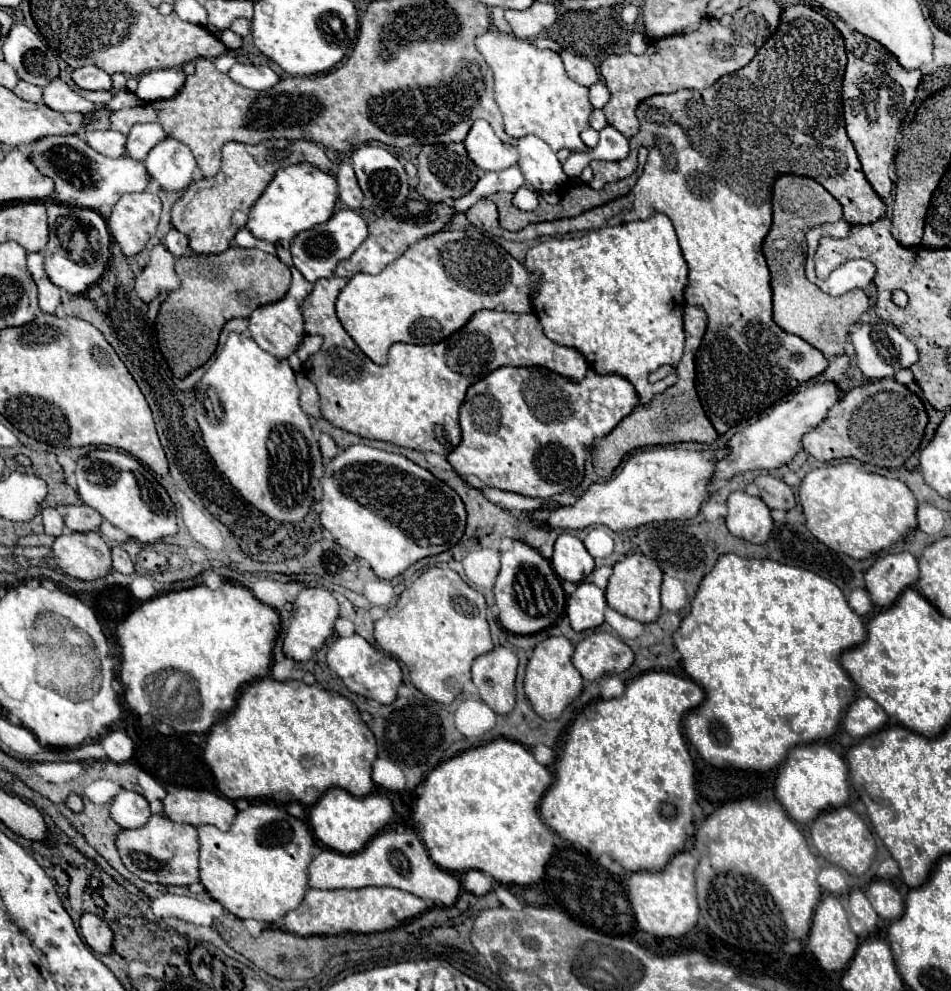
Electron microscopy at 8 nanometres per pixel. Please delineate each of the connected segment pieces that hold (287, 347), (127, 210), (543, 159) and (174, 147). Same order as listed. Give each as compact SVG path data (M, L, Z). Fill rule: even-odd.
M291 265L291 275L293 275L293 283L291 283L291 289L289 293L277 301L277 303L271 303L271 305L263 305L259 309L253 311L253 315L249 317L249 331L251 331L251 337L253 341L267 353L275 355L277 359L287 359L299 345L305 329L303 329L303 317L301 317L301 311L299 311L299 305L307 299L307 295L313 291L313 285L307 283L301 275L301 271Z
M141 191L123 195L109 217L109 231L127 257L143 251L145 243L155 235L161 213L157 193Z
M527 135L517 141L519 169L535 191L557 191L565 185L567 175L555 151L539 137Z
M177 139L159 141L145 159L151 179L155 179L167 191L183 191L193 181L197 167L191 149Z

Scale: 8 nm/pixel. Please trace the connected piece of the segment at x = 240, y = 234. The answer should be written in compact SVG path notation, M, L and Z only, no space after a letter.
M245 227L237 231L233 245L237 245L237 247L261 247L261 249L265 249L263 247L263 241L255 239L255 235L251 235L251 231L247 231Z

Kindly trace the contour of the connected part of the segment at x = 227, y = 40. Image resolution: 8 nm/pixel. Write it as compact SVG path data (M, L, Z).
M230 29L222 31L220 40L224 43L224 45L230 50L238 50L243 45L243 40L240 36L233 33Z

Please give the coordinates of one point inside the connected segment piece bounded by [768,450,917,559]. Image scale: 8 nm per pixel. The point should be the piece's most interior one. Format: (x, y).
(853, 511)

